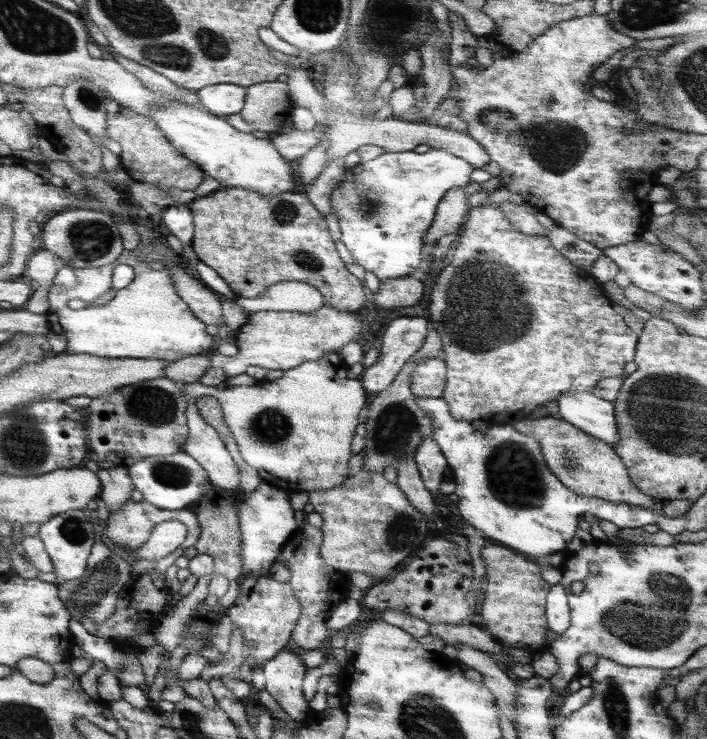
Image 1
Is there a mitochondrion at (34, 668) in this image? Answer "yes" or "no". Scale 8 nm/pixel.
no

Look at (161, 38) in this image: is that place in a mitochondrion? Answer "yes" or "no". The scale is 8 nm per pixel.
yes

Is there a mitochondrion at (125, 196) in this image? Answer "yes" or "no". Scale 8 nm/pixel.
no

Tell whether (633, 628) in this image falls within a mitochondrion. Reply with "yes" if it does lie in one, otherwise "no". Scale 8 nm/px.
yes

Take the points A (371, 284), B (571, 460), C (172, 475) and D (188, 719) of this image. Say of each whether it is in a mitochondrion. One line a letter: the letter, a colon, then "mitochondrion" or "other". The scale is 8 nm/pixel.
A: other
B: mitochondrion
C: mitochondrion
D: mitochondrion

